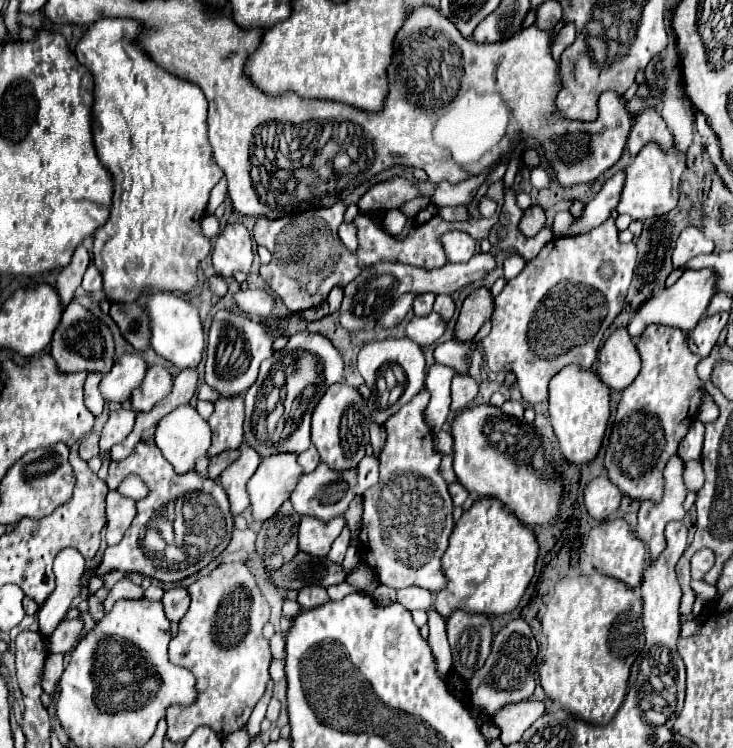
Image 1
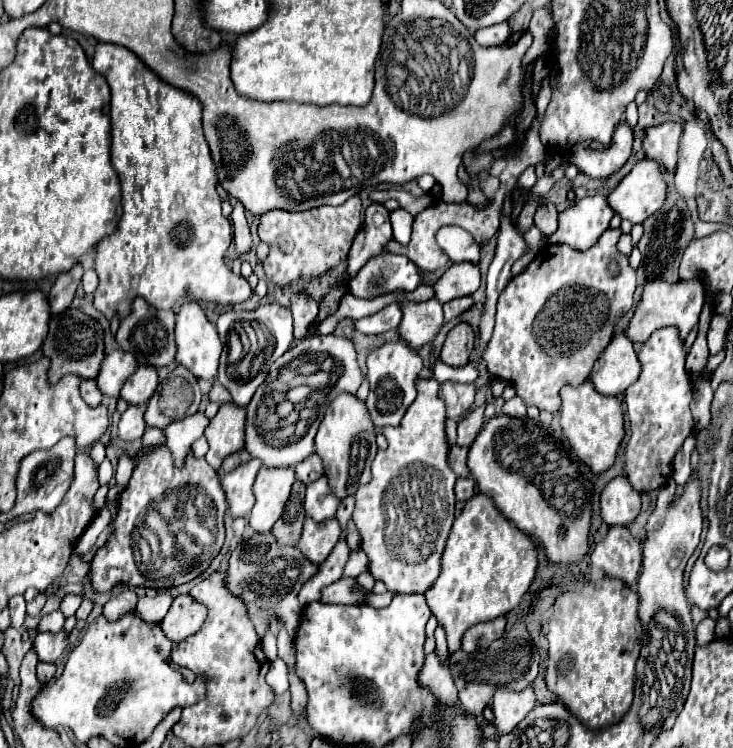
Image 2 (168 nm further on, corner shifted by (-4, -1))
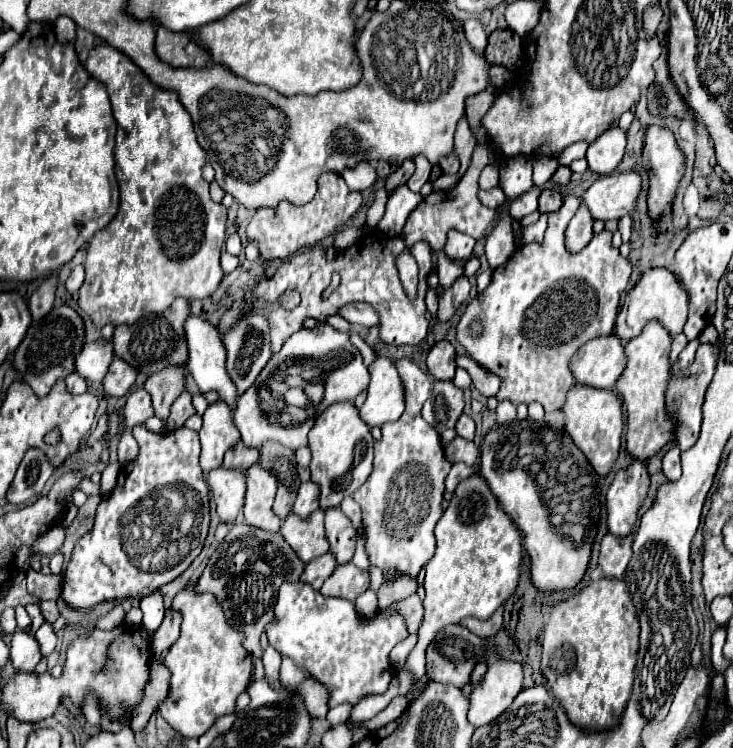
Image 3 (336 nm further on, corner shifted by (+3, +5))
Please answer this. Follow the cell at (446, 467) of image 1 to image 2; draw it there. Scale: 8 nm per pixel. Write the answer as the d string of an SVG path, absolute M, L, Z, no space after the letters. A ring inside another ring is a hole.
M453 445L449 451L449 465L453 467L453 473L457 477L469 477L467 453L469 453L469 447L459 447L459 445Z

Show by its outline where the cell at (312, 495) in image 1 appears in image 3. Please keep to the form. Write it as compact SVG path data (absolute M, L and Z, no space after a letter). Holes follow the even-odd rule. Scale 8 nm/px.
M312 481L302 483L300 489L298 489L296 503L294 503L294 513L300 515L300 517L308 517L312 511L318 511L320 509L318 493L320 493L320 489Z

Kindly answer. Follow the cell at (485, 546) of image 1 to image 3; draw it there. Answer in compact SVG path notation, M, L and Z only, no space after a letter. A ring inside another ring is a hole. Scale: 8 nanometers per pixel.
M474 473L470 479L458 485L448 509L436 525L436 553L426 565L426 615L418 631L418 647L410 653L406 665L402 669L396 669L396 677L386 693L364 697L364 701L354 705L350 721L368 721L378 715L394 697L408 693L408 689L424 675L426 645L430 645L436 633L446 625L456 625L464 617L492 617L492 613L514 593L520 577L520 561L522 535L518 527L500 509L486 481L478 473Z

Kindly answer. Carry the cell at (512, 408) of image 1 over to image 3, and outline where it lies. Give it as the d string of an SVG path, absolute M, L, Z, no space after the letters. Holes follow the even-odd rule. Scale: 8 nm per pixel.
M500 401L496 407L496 415L498 415L498 423L508 423L516 419L516 407L510 401Z

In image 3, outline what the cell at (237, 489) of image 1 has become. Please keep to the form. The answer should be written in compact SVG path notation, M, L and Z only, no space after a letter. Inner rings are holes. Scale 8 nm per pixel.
M218 467L206 475L206 483L210 485L210 493L216 501L216 511L220 519L232 523L244 505L246 493L244 471Z

